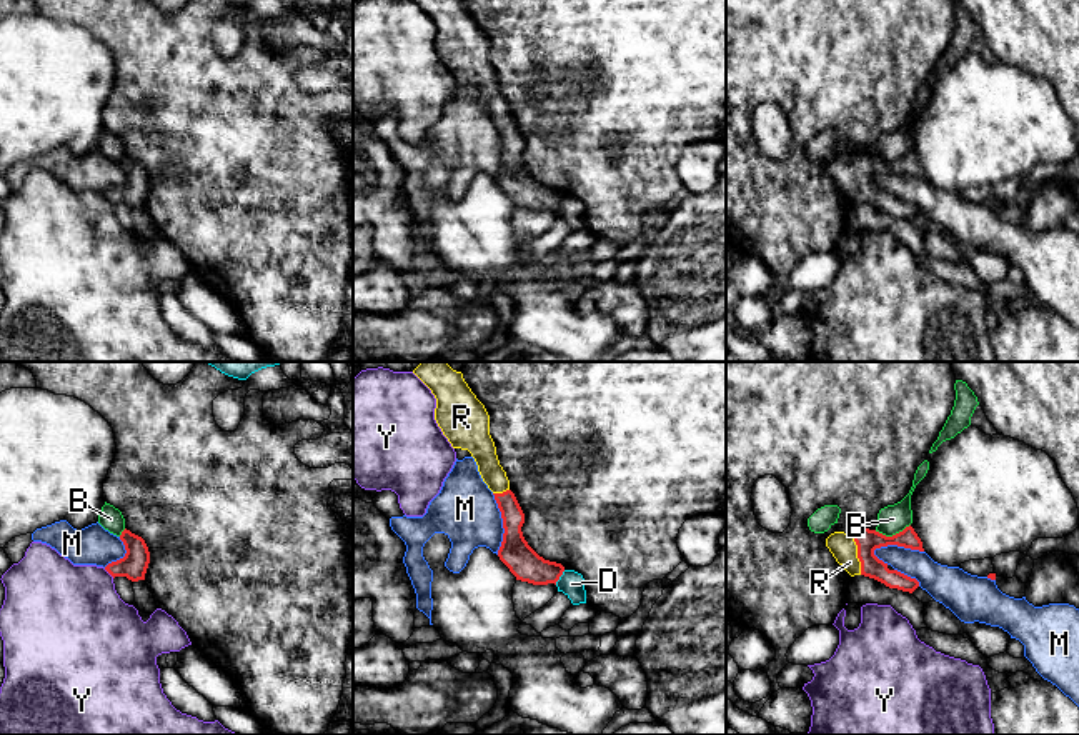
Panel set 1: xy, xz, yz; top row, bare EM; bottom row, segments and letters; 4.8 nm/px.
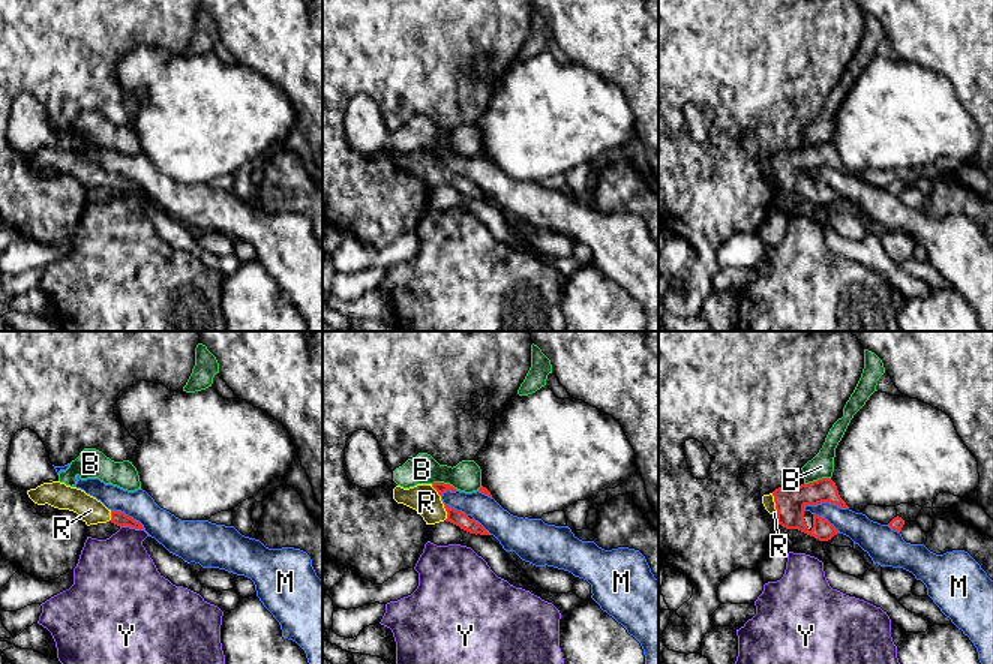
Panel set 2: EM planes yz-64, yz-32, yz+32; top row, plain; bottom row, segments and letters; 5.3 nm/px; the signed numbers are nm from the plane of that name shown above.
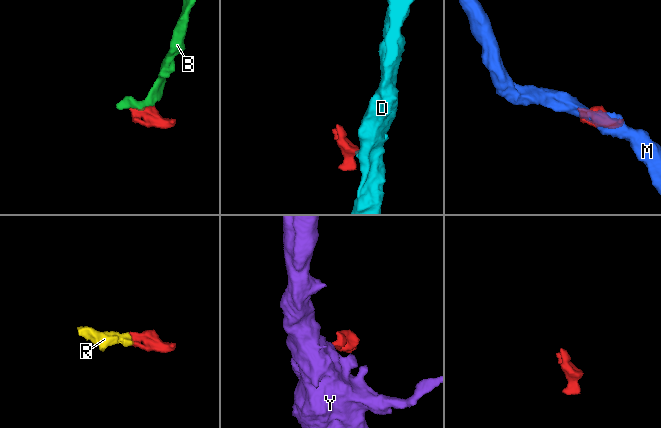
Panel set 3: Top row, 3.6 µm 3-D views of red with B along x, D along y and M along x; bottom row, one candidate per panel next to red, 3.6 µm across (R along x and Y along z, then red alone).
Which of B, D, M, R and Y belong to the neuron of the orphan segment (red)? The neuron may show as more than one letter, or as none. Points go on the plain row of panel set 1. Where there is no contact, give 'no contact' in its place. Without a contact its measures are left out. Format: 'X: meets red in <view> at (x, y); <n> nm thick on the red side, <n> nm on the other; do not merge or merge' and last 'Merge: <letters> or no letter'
B: meets red in yz at (893, 162); 110 nm thick on the red side, 140 nm on the other; do not merge
D: meets red in xz at (560, 202); 160 nm thick on the red side, 120 nm on the other; do not merge
M: meets red in yz at (898, 172); 110 nm thick on the red side, 150 nm on the other; do not merge
R: meets red in yz at (858, 180); 110 nm thick on the red side, 130 nm on the other; merge
Y: meets red in xy at (109, 199); 130 nm thick on the red side, 440 nm on the other; do not merge
Merge: R

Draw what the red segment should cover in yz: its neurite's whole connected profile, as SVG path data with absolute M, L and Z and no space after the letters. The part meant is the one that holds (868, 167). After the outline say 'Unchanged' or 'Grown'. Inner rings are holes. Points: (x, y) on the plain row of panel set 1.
M911 152L893 163L863 155L851 160L834 158L826 165L826 173L851 203L864 202L889 215L912 220L919 213L919 208L898 197L889 197L888 190L874 182L876 175L888 172L924 178L922 168Z. Grown

